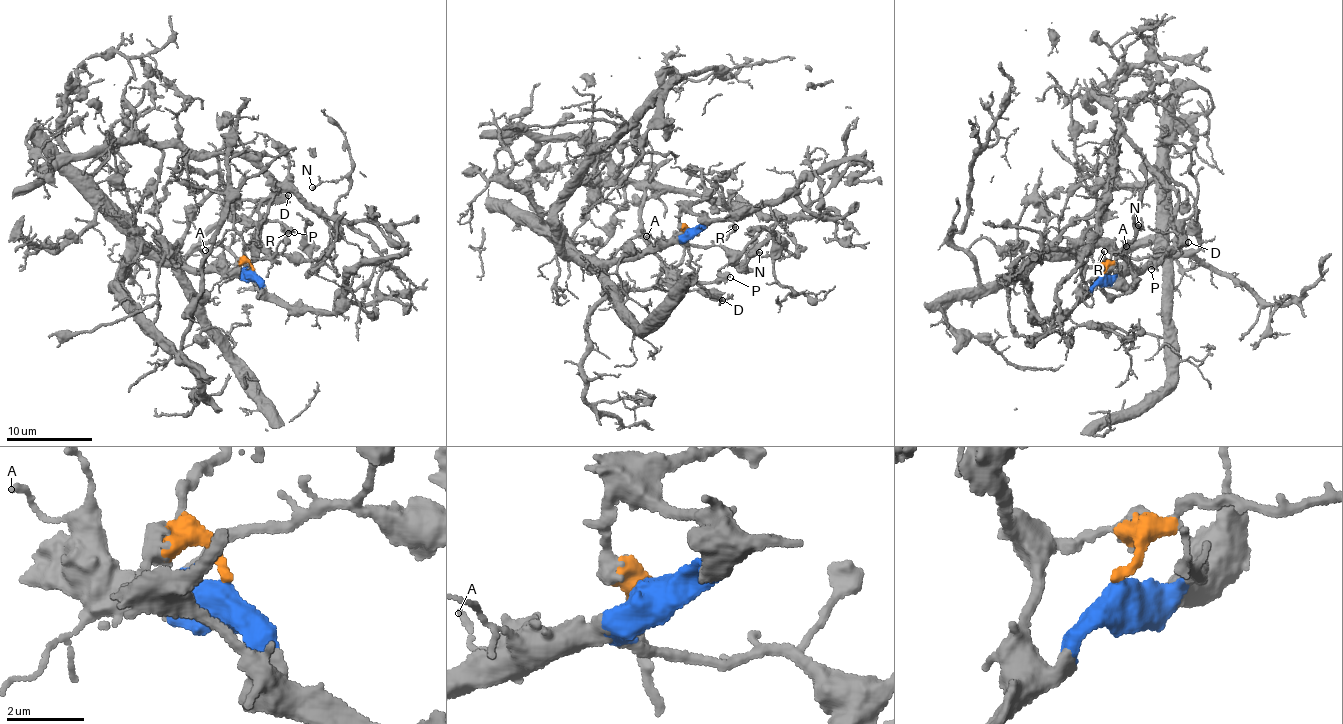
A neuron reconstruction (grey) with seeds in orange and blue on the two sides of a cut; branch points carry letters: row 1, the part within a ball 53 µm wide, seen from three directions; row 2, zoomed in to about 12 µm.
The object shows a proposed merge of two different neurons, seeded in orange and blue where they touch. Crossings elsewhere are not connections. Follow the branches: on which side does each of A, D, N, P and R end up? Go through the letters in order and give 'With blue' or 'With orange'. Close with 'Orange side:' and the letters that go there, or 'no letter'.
A: With blue
D: With blue
N: With blue
P: With orange
R: With blue
Orange side: P

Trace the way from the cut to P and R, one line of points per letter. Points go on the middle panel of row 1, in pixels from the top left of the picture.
P: (694, 229), (687, 237), (689, 265), (695, 277), (702, 282), (717, 283), (730, 276)
R: (694, 230), (683, 240), (706, 247), (720, 244), (736, 226)

